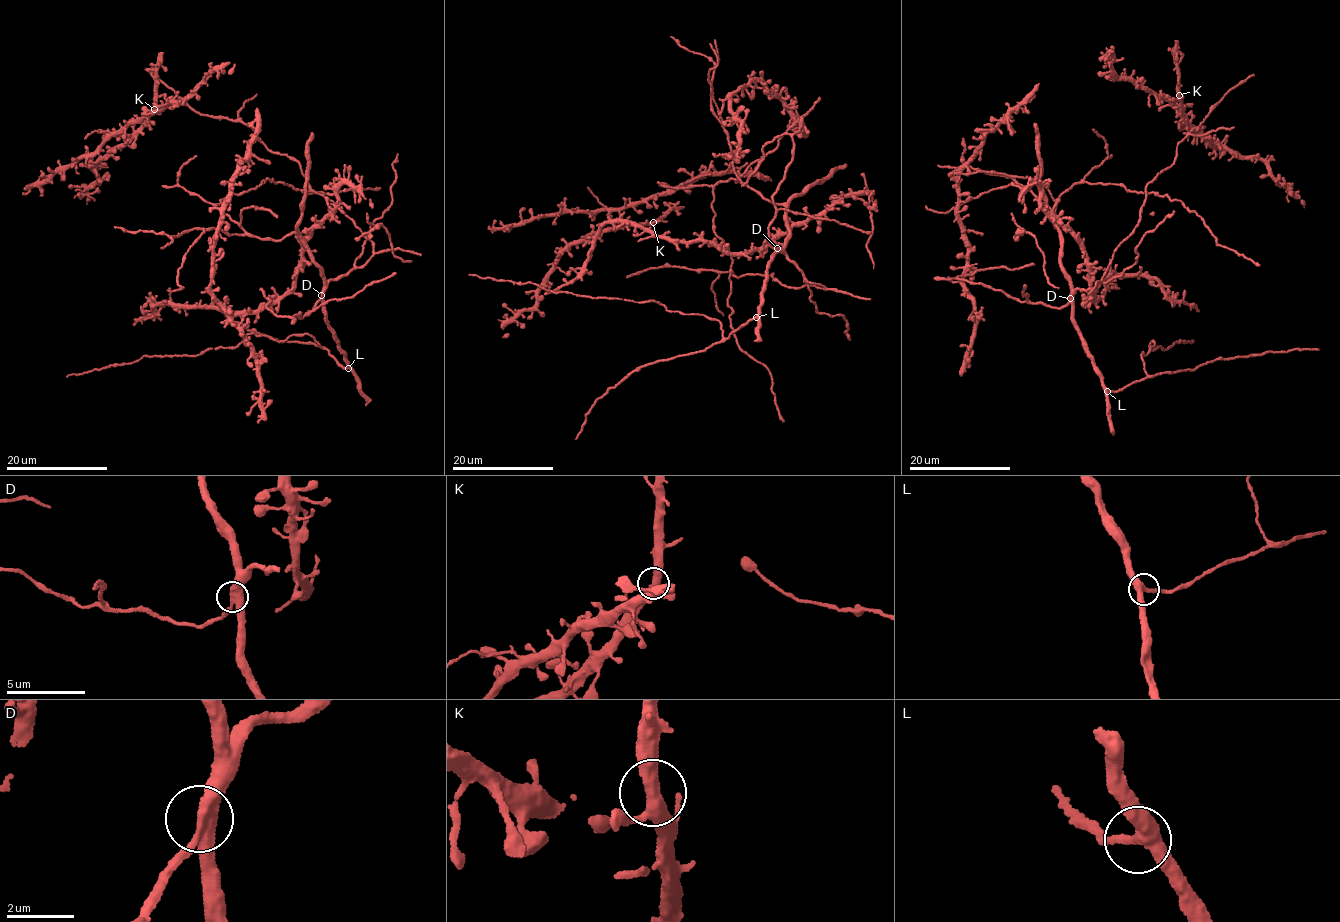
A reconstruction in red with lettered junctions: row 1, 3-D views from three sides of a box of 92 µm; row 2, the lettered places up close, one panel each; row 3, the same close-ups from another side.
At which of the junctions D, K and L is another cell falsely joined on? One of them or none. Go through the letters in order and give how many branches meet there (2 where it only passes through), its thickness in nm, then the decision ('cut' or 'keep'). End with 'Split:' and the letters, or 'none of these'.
D: 3 branches meet; 380 nm thick; keep
K: 3 branches meet; 360 nm thick; keep
L: 3 branches meet; 360 nm thick; keep
Split: none of these

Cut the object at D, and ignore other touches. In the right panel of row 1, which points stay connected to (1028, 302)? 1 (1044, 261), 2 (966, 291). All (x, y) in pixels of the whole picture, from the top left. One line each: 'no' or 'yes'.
1: no
2: no

